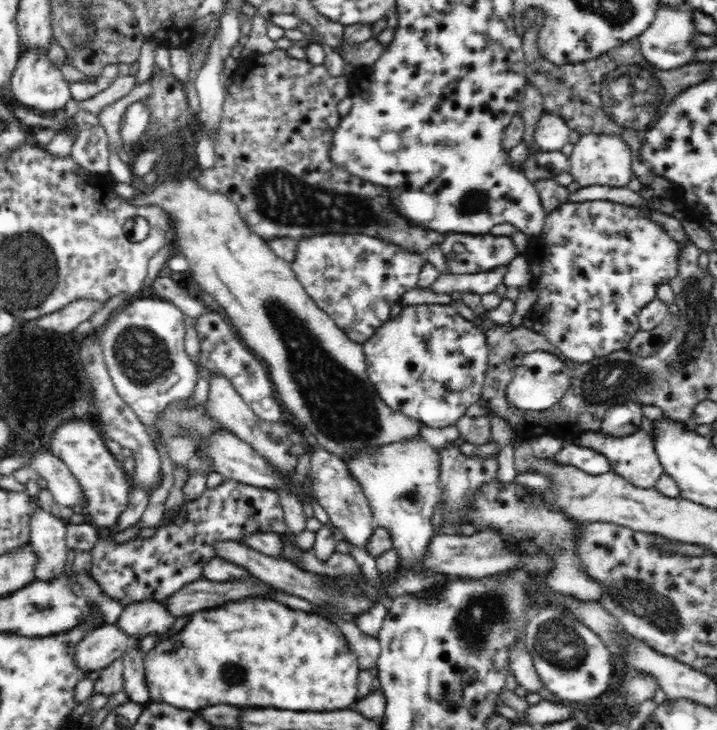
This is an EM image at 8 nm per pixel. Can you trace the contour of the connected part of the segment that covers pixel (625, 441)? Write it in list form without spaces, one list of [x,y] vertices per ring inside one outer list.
[[[641,427],[634,434],[623,437],[604,435],[598,431],[585,431],[575,440],[575,443],[603,454],[608,459],[614,473],[638,488],[655,488],[658,479],[665,473],[650,436]]]

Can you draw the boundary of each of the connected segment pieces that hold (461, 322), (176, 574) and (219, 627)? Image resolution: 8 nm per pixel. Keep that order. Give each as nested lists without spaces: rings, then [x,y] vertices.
[[[406,305],[397,316],[379,326],[361,345],[366,355],[367,375],[383,403],[426,426],[444,428],[455,424],[466,414],[469,406],[481,399],[485,372],[489,368],[486,336],[472,322],[464,320],[452,305]]]
[[[224,479],[223,483],[217,487],[213,489],[206,489],[202,493],[202,496],[200,496],[197,500],[188,501],[184,505],[180,506],[180,510],[178,510],[178,512],[176,512],[172,518],[168,518],[168,520],[162,520],[160,525],[156,526],[156,528],[157,530],[155,534],[149,539],[136,537],[135,539],[129,540],[128,542],[114,543],[114,539],[112,539],[112,537],[106,536],[105,538],[99,537],[96,541],[96,544],[92,547],[92,564],[90,568],[91,575],[94,577],[94,579],[96,579],[98,585],[102,587],[102,591],[104,591],[106,595],[121,601],[121,603],[125,606],[128,606],[132,603],[139,603],[145,600],[157,600],[164,602],[166,598],[172,596],[172,594],[178,592],[178,590],[182,590],[182,588],[184,588],[184,586],[187,584],[200,579],[204,564],[215,557],[215,552],[213,551],[214,542],[236,541],[239,540],[239,538],[242,538],[244,534],[248,535],[249,533],[255,532],[275,532],[276,534],[282,535],[286,532],[286,521],[285,512],[282,510],[279,494],[276,493],[276,491],[268,491],[267,489],[244,484],[242,481]]]
[[[265,597],[248,598],[240,602],[228,602],[220,608],[208,608],[192,613],[186,625],[176,635],[166,637],[155,643],[154,648],[145,656],[145,681],[151,696],[151,702],[162,703],[184,710],[202,712],[204,708],[214,704],[234,704],[234,706],[258,706],[258,708],[280,708],[297,712],[331,712],[349,709],[358,700],[357,682],[361,673],[357,652],[350,647],[346,636],[340,631],[338,623],[334,623],[318,613],[308,613],[302,610],[284,606],[280,602]]]

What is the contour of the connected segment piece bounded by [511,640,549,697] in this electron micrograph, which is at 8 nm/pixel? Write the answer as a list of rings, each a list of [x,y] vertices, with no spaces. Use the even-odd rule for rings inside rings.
[[[521,640],[512,648],[512,669],[517,682],[529,692],[538,692],[540,696],[549,696],[542,679],[538,677],[533,659],[526,650],[525,640]]]

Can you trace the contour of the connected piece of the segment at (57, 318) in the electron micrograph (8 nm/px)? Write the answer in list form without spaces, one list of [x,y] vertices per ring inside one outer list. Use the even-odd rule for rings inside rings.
[[[79,299],[52,314],[41,316],[36,320],[36,324],[44,330],[62,332],[62,334],[72,333],[78,324],[84,322],[84,320],[91,320],[91,316],[98,312],[103,305],[104,303]]]

